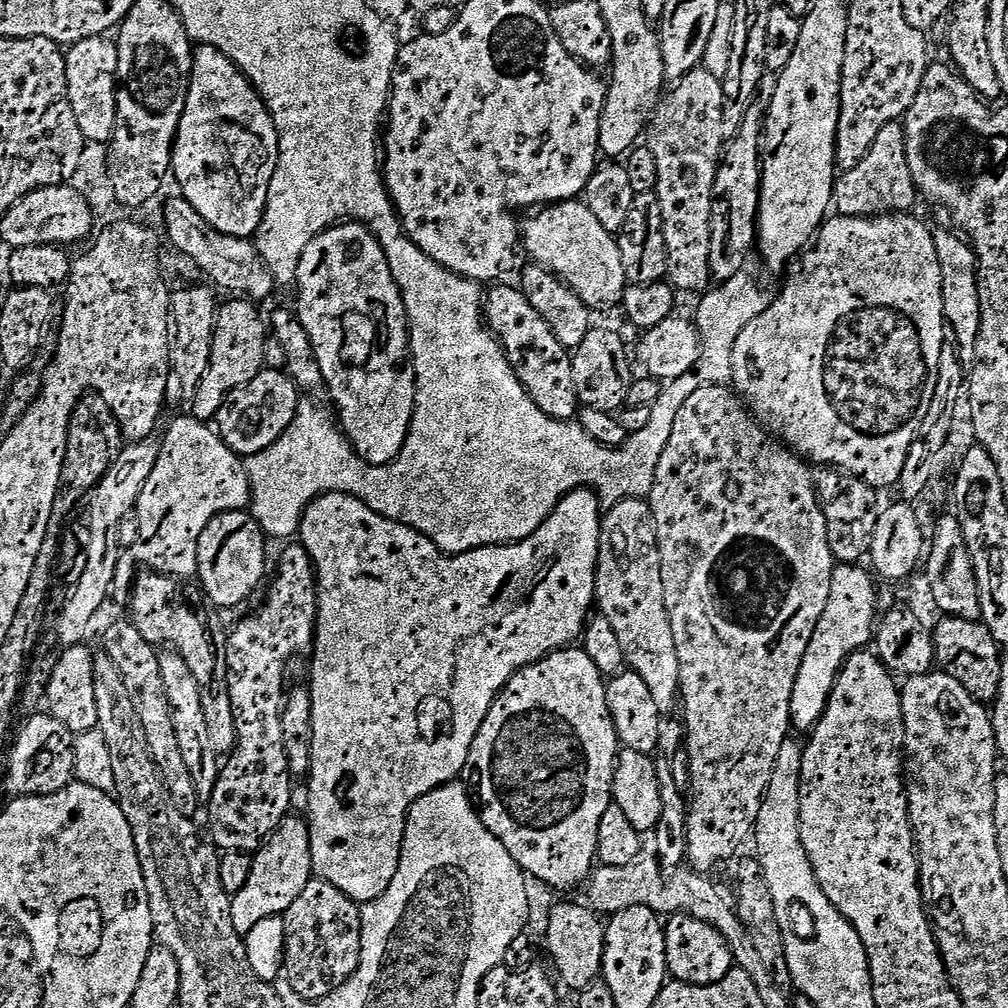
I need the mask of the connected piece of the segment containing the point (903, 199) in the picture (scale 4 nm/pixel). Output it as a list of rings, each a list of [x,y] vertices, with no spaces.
[[[903,123],[887,124],[879,131],[874,146],[858,162],[837,179],[834,189],[834,208],[841,216],[887,216],[908,214],[918,201],[918,193],[912,180],[907,146],[904,143]]]

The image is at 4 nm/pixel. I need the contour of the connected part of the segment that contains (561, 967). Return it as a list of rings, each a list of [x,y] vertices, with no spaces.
[[[587,903],[556,904],[549,910],[548,952],[556,963],[559,981],[579,990],[595,984],[604,967],[605,929],[605,921]]]

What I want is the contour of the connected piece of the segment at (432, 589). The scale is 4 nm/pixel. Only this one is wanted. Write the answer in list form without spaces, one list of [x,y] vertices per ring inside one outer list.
[[[571,491],[557,504],[548,521],[537,527],[534,535],[510,544],[493,544],[491,547],[448,555],[441,552],[439,543],[431,535],[401,524],[399,520],[387,520],[385,516],[379,516],[356,496],[331,492],[318,496],[307,507],[298,534],[315,568],[316,623],[314,647],[310,653],[313,746],[311,773],[306,780],[306,820],[312,833],[312,871],[319,879],[328,880],[361,906],[386,894],[398,870],[408,811],[414,802],[436,788],[453,783],[459,777],[456,775],[464,772],[470,746],[474,746],[474,738],[501,688],[527,664],[581,639],[590,616],[588,610],[591,607],[593,609],[596,599],[596,563],[600,557],[602,535],[600,512],[602,505],[594,491]]]

